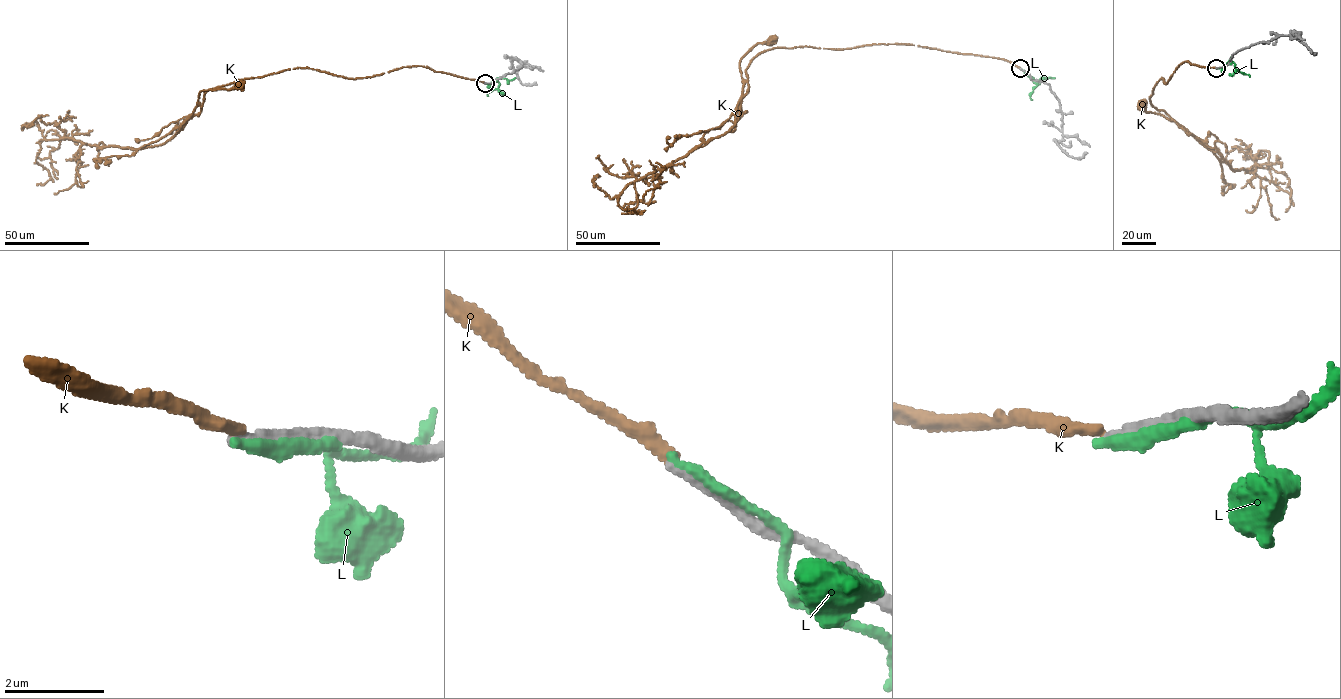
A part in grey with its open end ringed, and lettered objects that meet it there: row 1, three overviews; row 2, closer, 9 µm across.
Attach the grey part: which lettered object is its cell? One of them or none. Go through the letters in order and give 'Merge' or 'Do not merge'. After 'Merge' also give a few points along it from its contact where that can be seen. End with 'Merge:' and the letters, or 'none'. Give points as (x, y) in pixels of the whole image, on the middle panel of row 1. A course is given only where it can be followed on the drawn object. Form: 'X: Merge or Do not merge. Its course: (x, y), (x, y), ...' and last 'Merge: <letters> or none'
K: Do not merge
L: Do not merge
Merge: none

